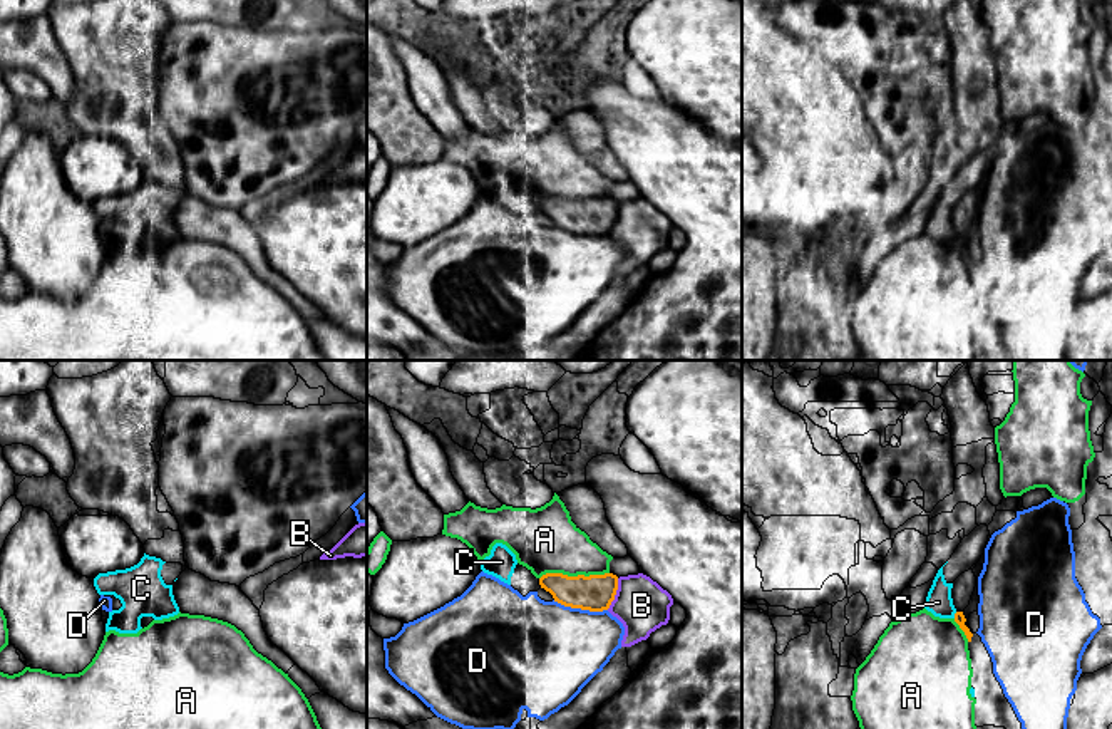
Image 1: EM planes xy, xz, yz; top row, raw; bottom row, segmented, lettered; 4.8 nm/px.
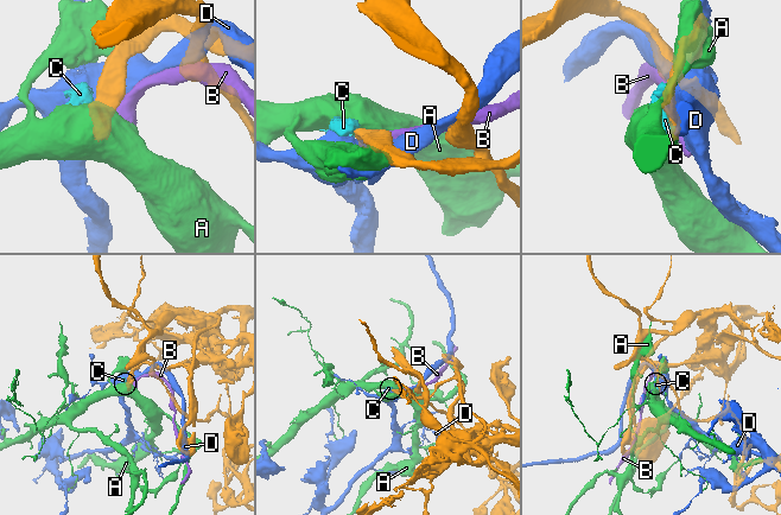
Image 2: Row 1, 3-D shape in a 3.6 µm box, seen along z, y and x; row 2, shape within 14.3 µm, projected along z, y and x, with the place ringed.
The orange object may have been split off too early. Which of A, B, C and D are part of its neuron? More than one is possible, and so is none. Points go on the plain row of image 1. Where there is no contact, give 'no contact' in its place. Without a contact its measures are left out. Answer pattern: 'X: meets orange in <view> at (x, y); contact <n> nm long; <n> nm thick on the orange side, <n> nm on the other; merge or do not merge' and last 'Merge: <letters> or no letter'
A: meets orange in xz at (573, 201); contact 340 nm long; 170 nm thick on the orange side, 320 nm on the other; do not merge
B: meets orange in xz at (615, 218); contact 160 nm long; 170 nm thick on the orange side, 260 nm on the other; do not merge
C: meets orange in yz at (955, 240); contact 40 nm long; 50 nm thick on the orange side, 120 nm on the other; do not merge
D: meets orange in xz at (580, 232); contact 260 nm long; 170 nm thick on the orange side, 460 nm on the other; do not merge
Merge: no letter

